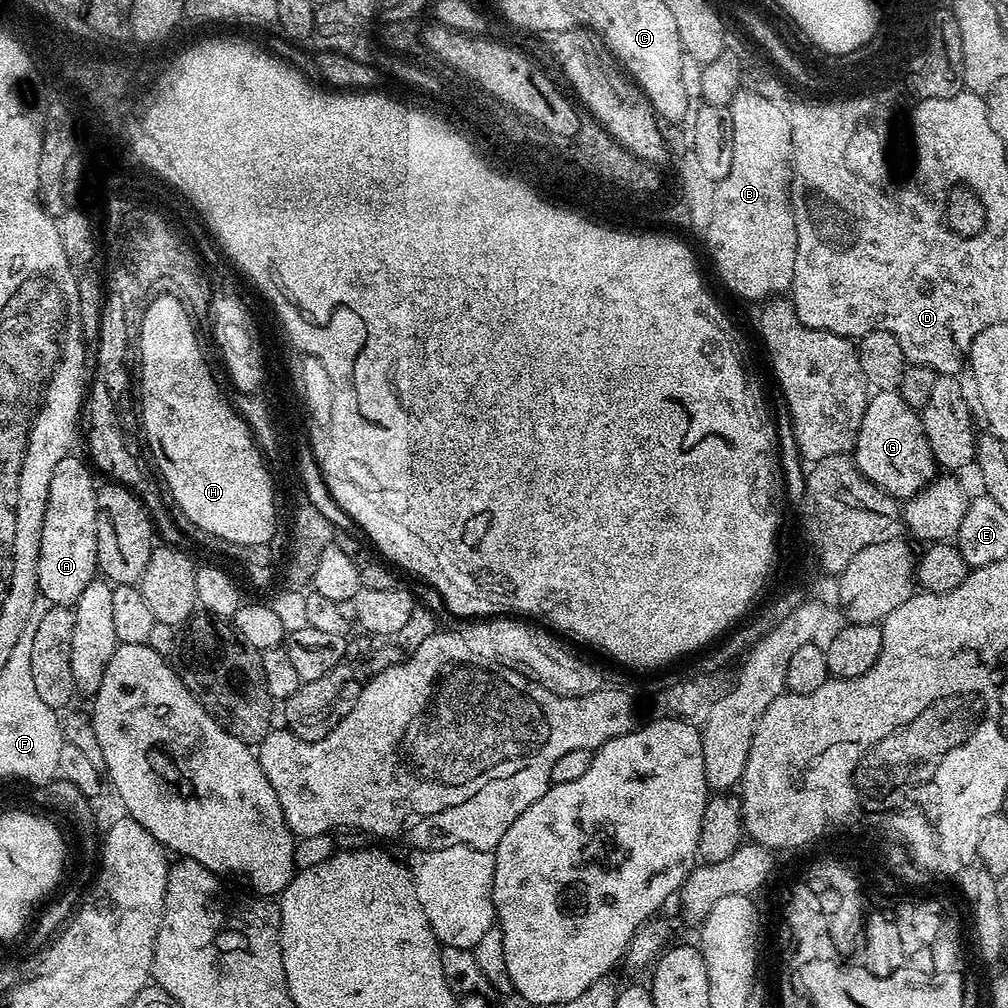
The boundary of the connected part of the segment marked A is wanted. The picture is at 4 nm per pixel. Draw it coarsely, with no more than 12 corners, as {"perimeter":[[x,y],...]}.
{"perimeter":[[54,466],[36,586],[75,605],[98,576],[92,472]]}

